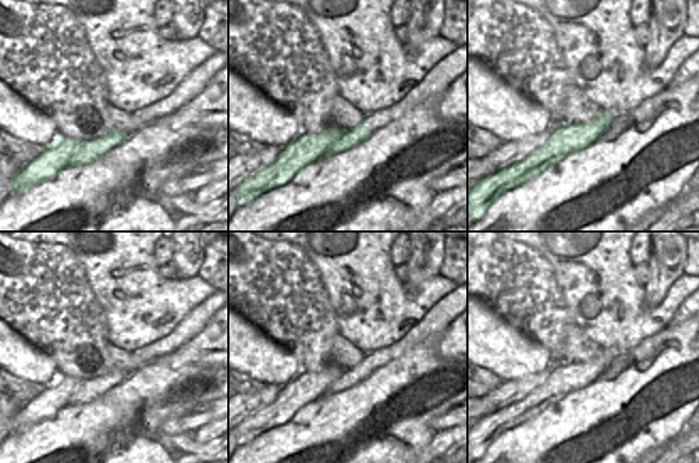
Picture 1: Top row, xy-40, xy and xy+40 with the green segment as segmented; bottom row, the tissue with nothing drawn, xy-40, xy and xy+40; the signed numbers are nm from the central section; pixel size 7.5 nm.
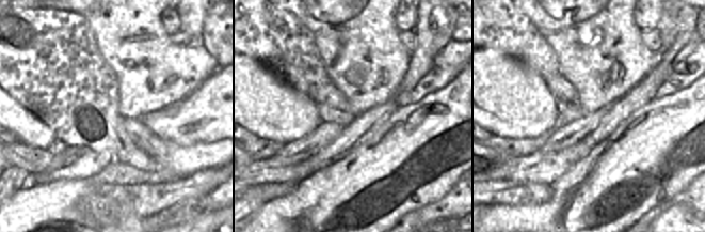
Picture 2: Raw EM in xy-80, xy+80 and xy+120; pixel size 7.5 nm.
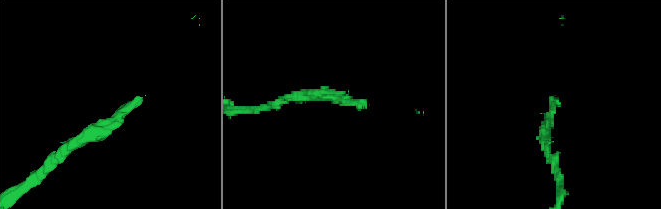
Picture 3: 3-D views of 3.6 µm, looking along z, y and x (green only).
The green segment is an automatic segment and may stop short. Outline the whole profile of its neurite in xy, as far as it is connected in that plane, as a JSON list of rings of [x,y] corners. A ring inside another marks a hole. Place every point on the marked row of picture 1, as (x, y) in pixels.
[[[368,113],[358,126],[343,130],[338,127],[328,128],[319,134],[301,134],[286,145],[277,159],[261,171],[242,179],[235,188],[237,207],[247,205],[261,194],[290,181],[302,169],[325,156],[347,151],[372,132],[365,122],[372,115]]]

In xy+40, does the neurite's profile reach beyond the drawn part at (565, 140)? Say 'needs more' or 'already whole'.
already whole

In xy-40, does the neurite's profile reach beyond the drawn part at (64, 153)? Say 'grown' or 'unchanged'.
unchanged

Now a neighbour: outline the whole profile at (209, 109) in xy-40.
[[[228,62],[197,96],[175,113],[187,124],[228,130]]]

